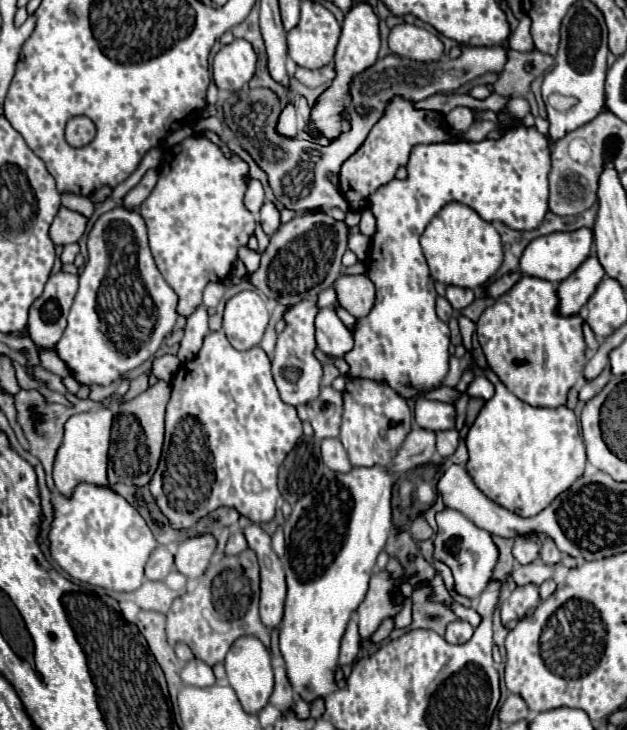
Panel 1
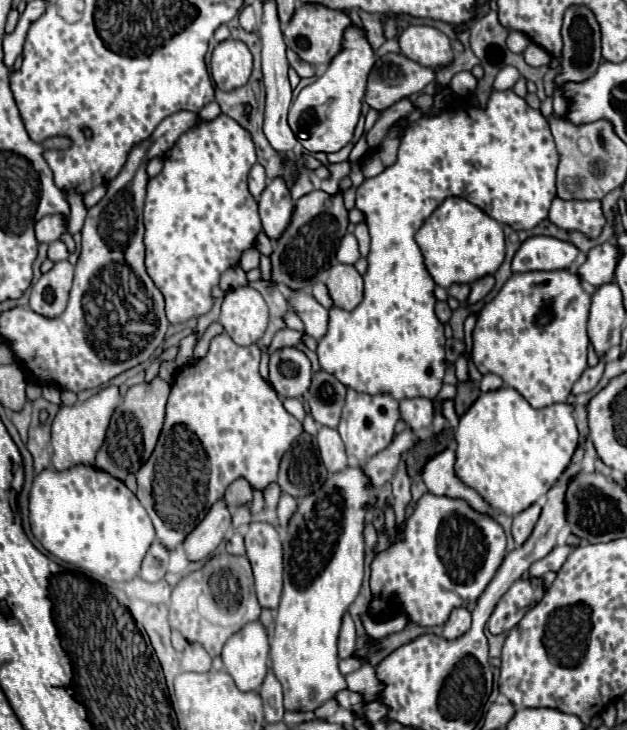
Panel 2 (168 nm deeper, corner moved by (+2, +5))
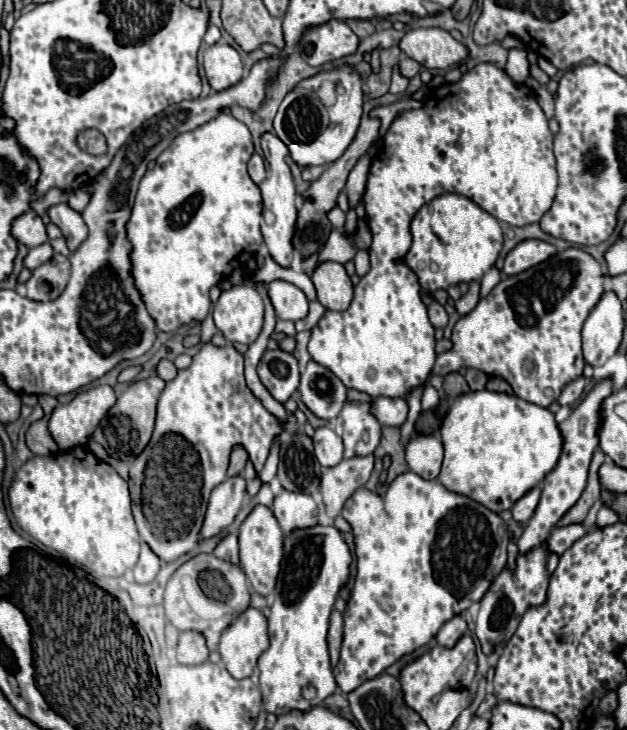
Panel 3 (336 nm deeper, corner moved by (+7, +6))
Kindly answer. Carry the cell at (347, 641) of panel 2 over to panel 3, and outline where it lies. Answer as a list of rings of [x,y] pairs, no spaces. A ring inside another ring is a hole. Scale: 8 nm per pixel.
[[[334,610],[330,616],[328,646],[330,646],[330,662],[332,666],[336,666],[338,656],[340,656],[340,646],[342,646],[342,614],[338,610]]]

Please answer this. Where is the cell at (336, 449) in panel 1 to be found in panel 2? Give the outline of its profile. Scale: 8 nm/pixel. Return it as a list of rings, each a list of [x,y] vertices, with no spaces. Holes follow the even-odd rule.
[[[321,427],[317,439],[319,439],[321,459],[327,467],[327,471],[329,473],[343,471],[347,467],[347,455],[345,455],[345,445],[341,441],[341,435],[337,435],[337,429]]]

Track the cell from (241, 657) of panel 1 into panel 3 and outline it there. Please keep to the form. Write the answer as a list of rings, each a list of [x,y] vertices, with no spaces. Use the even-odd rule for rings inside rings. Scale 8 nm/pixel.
[[[248,608],[220,638],[220,656],[226,670],[236,678],[250,678],[260,654],[268,648],[268,626],[260,610]]]

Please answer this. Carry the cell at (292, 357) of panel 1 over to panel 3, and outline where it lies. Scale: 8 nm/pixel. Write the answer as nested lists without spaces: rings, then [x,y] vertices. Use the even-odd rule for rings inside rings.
[[[266,350],[258,364],[258,376],[278,402],[286,402],[300,382],[298,360],[284,350]]]

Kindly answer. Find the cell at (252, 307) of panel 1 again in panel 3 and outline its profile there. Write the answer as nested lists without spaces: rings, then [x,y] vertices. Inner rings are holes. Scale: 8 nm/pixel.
[[[238,284],[222,292],[214,306],[216,328],[230,342],[252,344],[264,322],[264,304],[250,284]]]

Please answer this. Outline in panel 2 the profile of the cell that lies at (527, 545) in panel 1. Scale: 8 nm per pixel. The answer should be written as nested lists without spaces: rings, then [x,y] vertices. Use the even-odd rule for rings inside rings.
[[[533,503],[533,507],[527,507],[525,511],[521,511],[515,519],[513,519],[513,537],[515,537],[515,543],[517,547],[523,545],[527,541],[527,537],[531,535],[537,519],[539,519],[539,513],[541,513],[541,505],[539,503]]]

